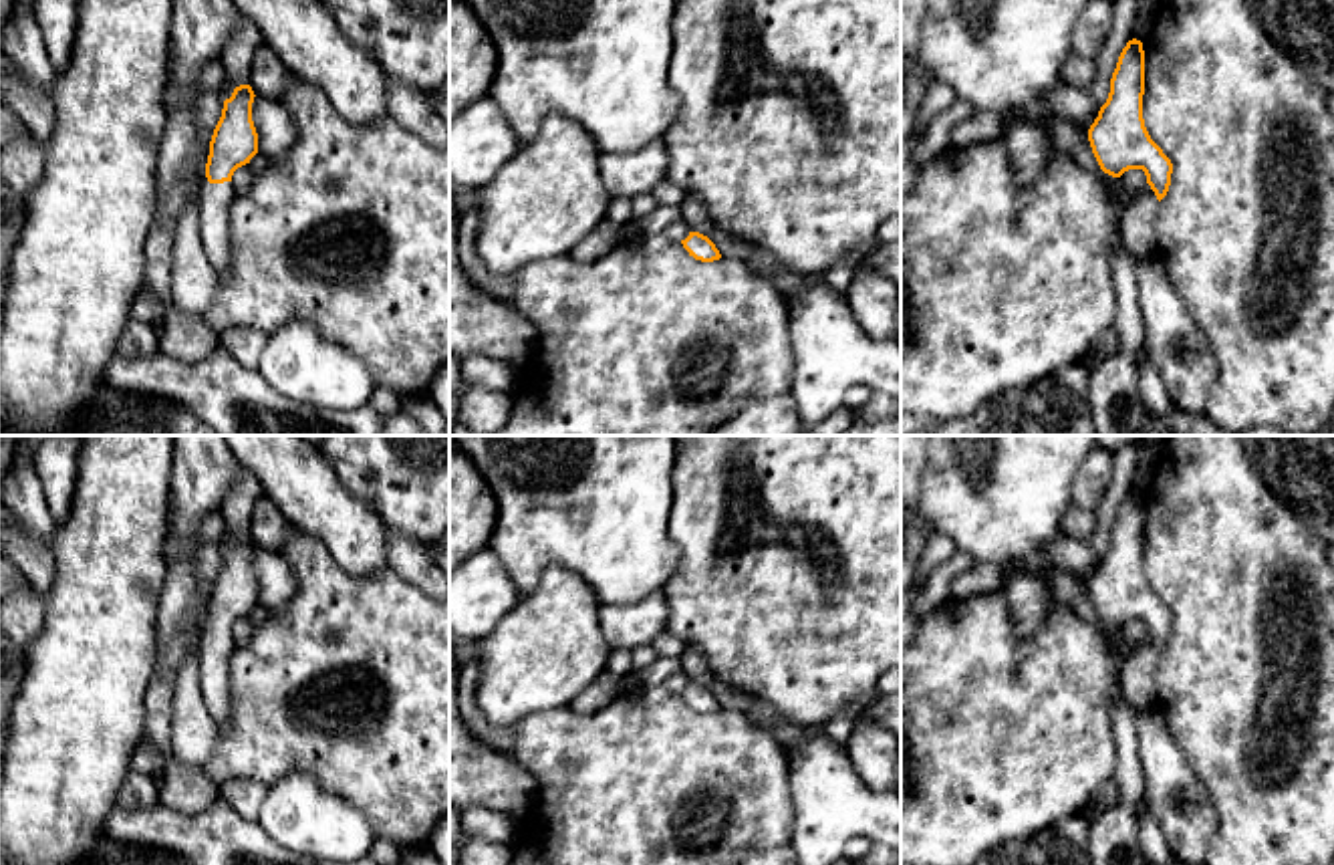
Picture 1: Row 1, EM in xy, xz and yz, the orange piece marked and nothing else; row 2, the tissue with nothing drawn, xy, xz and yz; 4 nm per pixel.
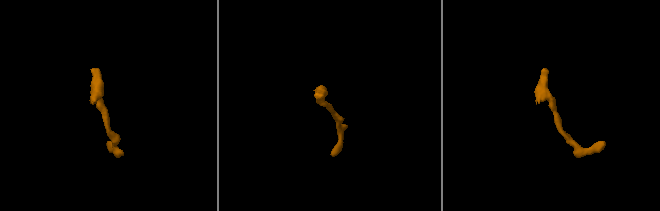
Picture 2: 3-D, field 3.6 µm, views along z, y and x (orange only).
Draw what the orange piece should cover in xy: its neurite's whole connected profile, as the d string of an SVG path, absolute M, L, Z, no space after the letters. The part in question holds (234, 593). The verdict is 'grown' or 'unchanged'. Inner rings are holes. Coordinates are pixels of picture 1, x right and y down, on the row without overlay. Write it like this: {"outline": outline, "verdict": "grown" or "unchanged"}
{"outline": "M250 536L236 538L232 548L224 552L210 593L199 643L199 688L216 726L224 726L230 712L228 659L236 647L232 627L258 605L258 585L252 573L254 548Z", "verdict": "grown"}

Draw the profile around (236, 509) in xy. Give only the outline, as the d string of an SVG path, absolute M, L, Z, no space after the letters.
M242 468L220 508L228 530L220 540L206 544L197 557L197 581L208 597L222 569L224 552L232 548L236 538L250 536L252 506L262 494L256 476Z

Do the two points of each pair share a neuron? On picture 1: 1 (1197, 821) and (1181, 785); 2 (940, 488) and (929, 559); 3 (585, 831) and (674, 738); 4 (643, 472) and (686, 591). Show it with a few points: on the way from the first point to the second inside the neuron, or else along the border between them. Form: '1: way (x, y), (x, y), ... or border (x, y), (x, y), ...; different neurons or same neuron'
1: way (1189, 813), (1181, 793); same neuron
2: border (934, 531), (944, 533), (958, 549); different neurons
3: way (607, 809), (651, 761); same neuron
4: border (668, 521), (680, 565), (661, 589); different neurons

